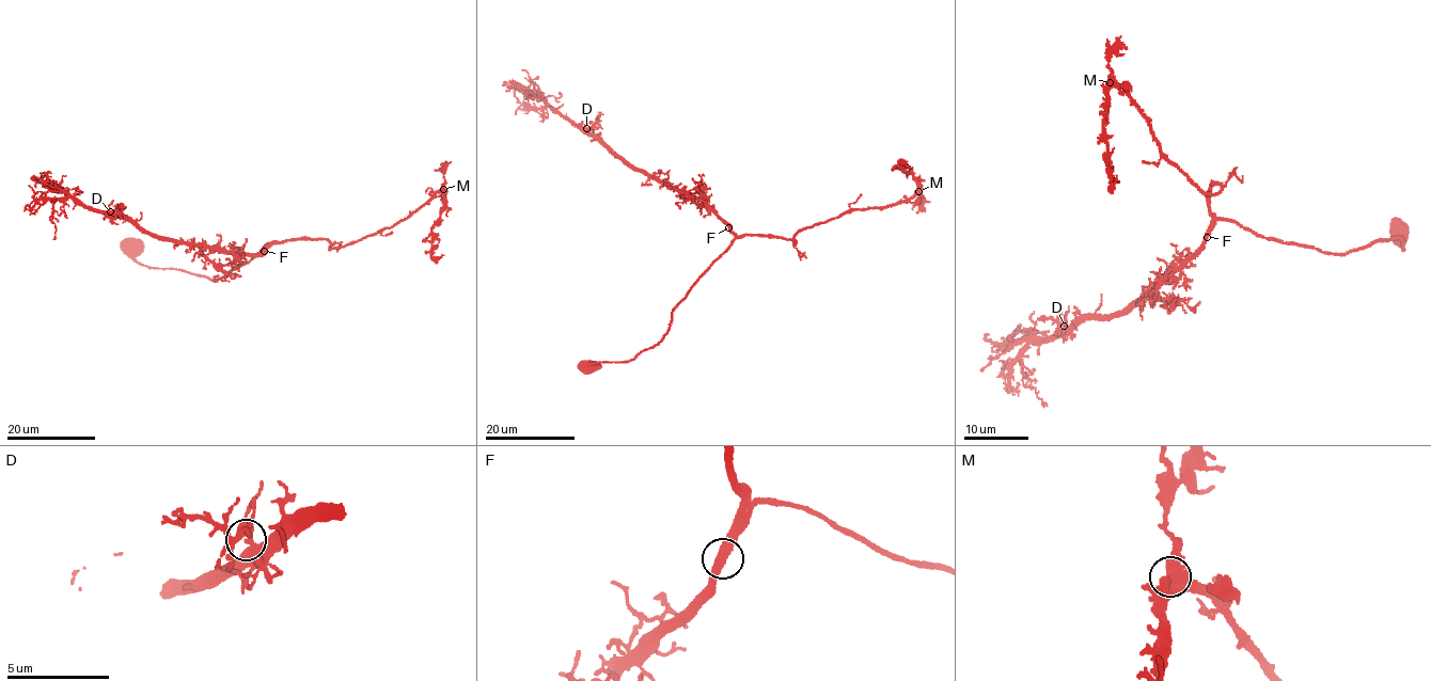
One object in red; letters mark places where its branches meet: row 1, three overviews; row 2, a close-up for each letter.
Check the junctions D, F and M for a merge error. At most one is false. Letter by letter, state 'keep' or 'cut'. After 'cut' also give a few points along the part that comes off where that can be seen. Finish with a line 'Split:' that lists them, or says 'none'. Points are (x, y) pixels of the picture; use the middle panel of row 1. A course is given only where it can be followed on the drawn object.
D: keep
F: keep
M: keep
Split: none

